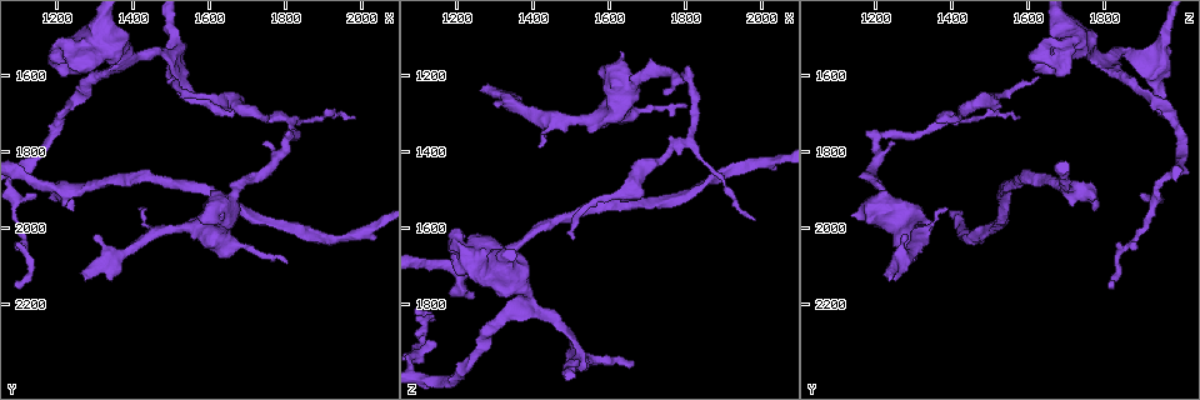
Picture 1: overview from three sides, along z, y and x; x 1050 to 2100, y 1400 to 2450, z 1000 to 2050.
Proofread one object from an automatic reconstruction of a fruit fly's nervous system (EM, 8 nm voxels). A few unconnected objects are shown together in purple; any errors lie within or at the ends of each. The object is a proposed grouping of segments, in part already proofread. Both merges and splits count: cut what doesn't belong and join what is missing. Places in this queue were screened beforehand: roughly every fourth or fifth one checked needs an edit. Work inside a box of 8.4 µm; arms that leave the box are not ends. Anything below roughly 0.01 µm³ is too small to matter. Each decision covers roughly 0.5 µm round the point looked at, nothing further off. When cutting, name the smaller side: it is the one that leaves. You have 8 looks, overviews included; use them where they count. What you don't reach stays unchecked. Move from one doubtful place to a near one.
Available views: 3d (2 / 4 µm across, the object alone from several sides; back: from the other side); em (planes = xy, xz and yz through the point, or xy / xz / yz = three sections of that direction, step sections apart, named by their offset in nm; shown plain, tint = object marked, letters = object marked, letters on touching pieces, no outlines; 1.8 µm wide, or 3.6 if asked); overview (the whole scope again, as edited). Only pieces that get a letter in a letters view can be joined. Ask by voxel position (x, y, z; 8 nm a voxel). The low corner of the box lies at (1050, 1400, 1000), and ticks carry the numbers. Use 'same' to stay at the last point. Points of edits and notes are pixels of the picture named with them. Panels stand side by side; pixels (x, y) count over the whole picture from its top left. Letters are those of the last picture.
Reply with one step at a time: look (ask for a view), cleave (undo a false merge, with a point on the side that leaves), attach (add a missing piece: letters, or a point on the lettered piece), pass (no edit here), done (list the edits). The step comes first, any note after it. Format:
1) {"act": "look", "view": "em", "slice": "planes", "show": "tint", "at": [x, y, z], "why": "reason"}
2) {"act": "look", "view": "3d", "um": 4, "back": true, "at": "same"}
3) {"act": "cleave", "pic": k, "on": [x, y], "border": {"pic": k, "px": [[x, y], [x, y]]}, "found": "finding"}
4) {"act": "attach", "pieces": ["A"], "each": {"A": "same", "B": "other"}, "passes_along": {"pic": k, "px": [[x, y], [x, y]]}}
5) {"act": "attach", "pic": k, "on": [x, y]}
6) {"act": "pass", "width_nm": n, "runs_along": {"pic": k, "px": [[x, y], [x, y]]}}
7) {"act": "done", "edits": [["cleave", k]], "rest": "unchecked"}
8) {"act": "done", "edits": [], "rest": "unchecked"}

{"act": "look", "view": "3d", "um": 2, "back": true, "at": [1270, 2135, 1235], "why": "branch stops here"}

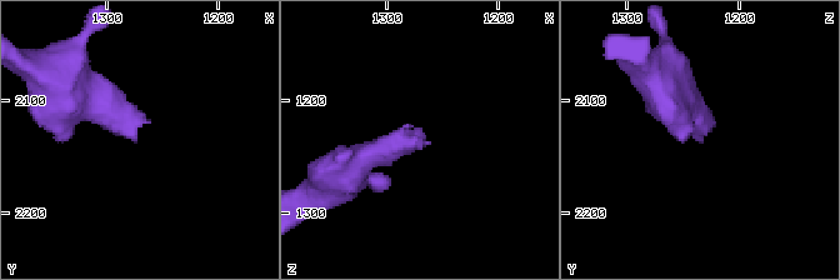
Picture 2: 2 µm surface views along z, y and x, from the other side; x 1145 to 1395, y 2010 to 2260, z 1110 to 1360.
{"act": "look", "view": "em", "slice": "planes", "show": "letters", "at": [1278, 2134, 1230]}

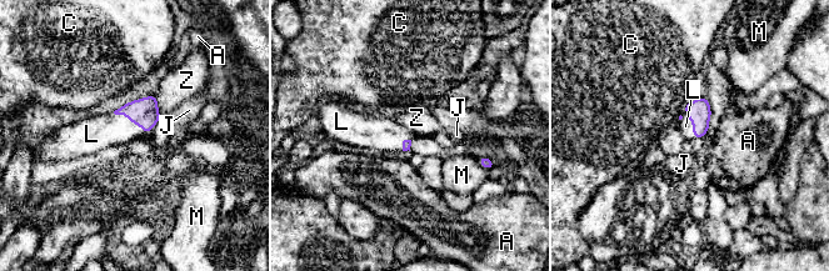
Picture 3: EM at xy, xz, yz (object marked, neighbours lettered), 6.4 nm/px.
{"act": "attach", "pieces": ["L"], "each": {"A": "other", "C": "other", "J": "other", "L": "same", "M": "other", "Z": "other"}, "passes_along": {"pic": 3, "px": [[144, 111], [130, 120], [94, 134]]}, "found": "the cell continues"}

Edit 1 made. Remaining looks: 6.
{"act": "look", "view": "overview", "why": "see it whole again"}

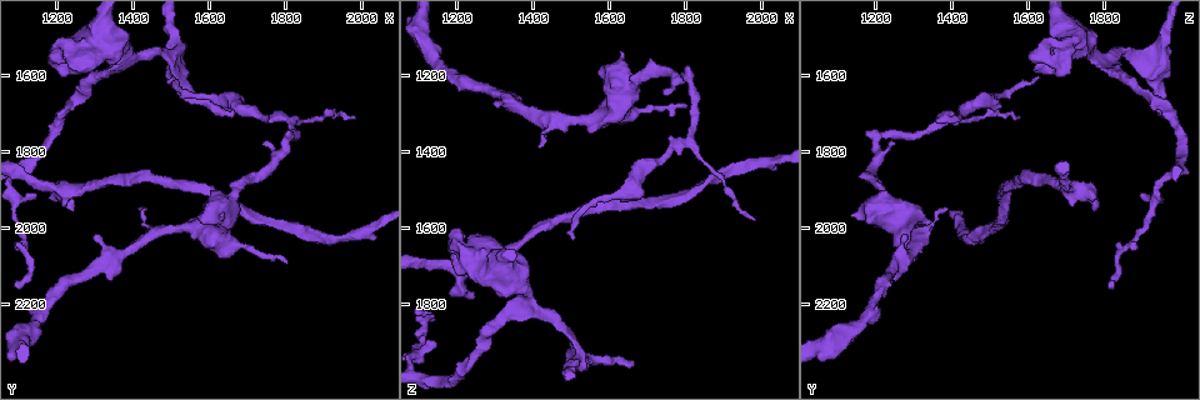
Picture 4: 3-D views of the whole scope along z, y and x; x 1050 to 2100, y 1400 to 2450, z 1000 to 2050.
{"act": "look", "view": "3d", "um": 4, "at": [1200, 1540, 1630], "why": "calibre changes"}

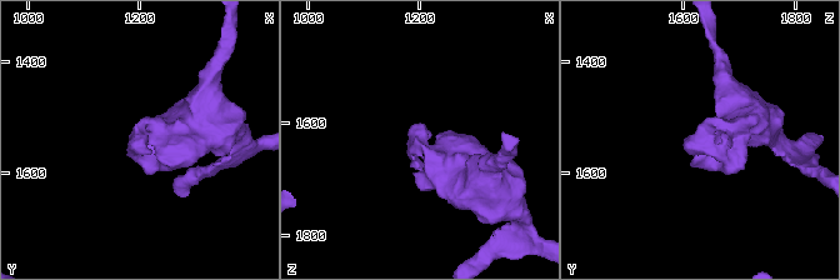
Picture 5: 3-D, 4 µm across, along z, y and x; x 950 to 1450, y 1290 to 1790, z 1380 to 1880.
{"act": "look", "view": "em", "slice": "planes", "show": "letters", "at": [1195, 1535, 1635], "why": "need the tissue"}

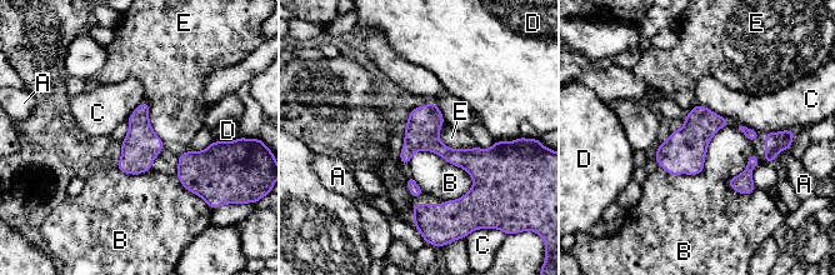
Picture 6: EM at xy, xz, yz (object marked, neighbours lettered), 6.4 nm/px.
{"act": "pass", "width_nm": 220, "each": {"A": "other", "B": "other", "C": "other", "D": "other", "E": "other"}, "border": {"pic": 6, "px": [[443, 123], [445, 145], [475, 146]]}, "found": "continuous, no second cell"}

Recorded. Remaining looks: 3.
{"act": "look", "view": "em", "um": 3.6, "slice": "xz", "step": 16, "show": "letters", "at": [1505, 1615, 1630], "why": "end of a long branch"}

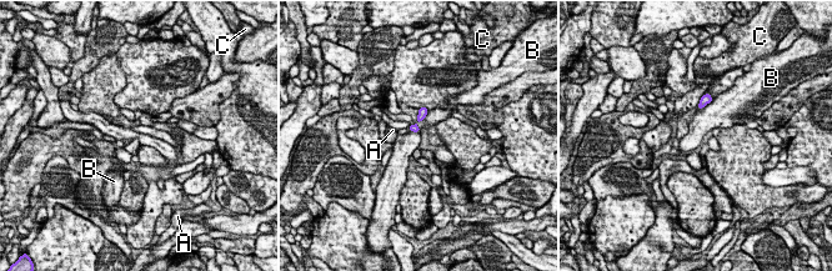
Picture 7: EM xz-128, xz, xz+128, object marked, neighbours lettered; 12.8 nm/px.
{"act": "pass", "each": {"A": "other", "B": "other", "C": "other"}, "found": "no lettered piece goes on from it"}

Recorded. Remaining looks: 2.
{"act": "done", "edits": [["attach", 3]], "rest": "unchecked"}

